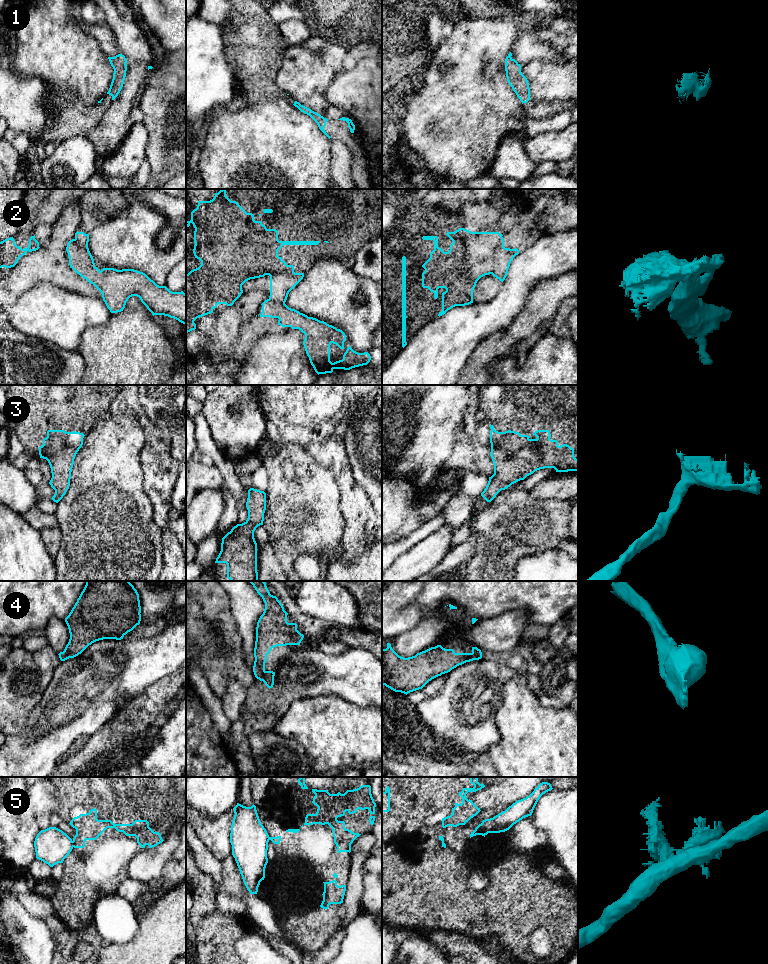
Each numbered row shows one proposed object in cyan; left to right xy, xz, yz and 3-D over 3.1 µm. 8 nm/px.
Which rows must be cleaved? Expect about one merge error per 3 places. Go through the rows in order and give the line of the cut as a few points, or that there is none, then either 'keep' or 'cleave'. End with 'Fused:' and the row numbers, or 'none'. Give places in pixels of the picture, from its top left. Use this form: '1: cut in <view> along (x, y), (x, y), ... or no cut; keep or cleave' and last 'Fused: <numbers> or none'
1: no cut; keep
2: cut in yz along (502, 237), (495, 251), (495, 266), (491, 273); cleave
3: no cut; keep
4: no cut; keep
5: cut in xy along (72, 841), (73, 846); cleave
Fused: 2, 5

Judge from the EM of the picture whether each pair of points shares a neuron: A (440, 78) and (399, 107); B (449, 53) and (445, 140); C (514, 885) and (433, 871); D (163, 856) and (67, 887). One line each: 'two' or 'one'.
A: two
B: one
C: one
D: two

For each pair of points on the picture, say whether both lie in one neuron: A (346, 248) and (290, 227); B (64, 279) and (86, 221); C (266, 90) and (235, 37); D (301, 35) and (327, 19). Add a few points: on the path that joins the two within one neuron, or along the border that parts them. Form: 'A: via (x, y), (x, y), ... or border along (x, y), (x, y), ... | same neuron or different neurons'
A: via (332, 235), (324, 235), (317, 229), (304, 228) | same neuron
B: border along (77, 228), (76, 230) | different neurons
C: via (256, 77), (255, 57), (248, 50) | same neuron
D: border along (303, 21), (311, 34) | different neurons

